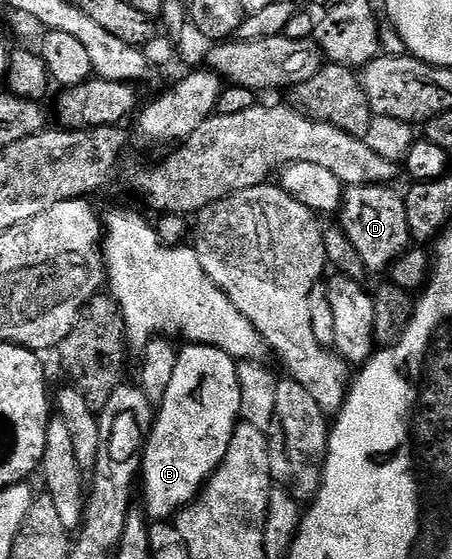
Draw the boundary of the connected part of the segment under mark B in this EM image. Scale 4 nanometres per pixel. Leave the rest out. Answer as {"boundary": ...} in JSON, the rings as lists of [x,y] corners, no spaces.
{"boundary":[[[182,345],[177,355],[175,373],[167,388],[167,396],[163,396],[156,411],[153,429],[149,431],[141,459],[139,482],[140,485],[145,485],[143,510],[153,522],[172,519],[196,502],[197,495],[204,490],[211,475],[227,456],[227,448],[240,417],[239,376],[237,362],[233,357],[214,346]]]}

